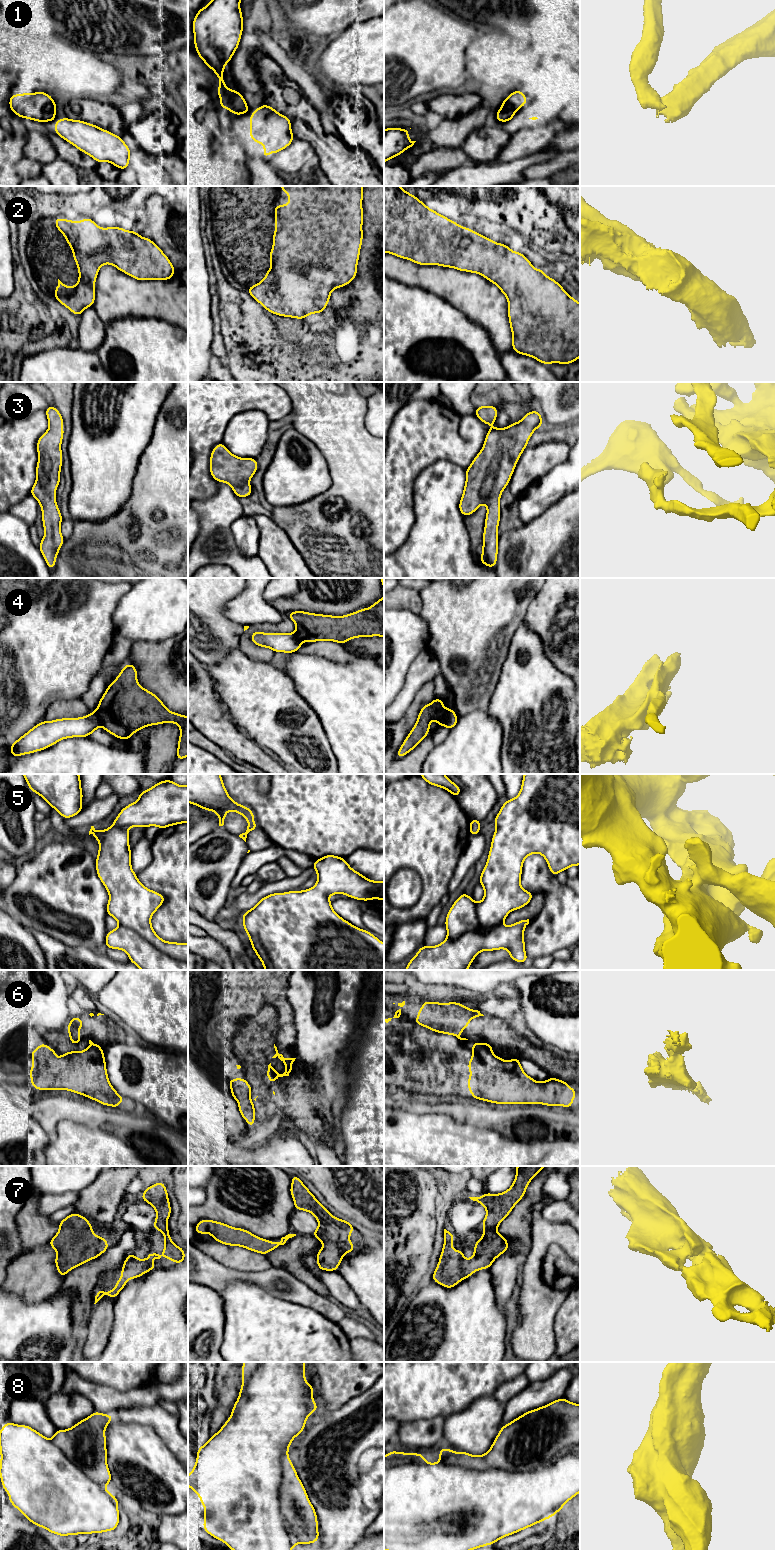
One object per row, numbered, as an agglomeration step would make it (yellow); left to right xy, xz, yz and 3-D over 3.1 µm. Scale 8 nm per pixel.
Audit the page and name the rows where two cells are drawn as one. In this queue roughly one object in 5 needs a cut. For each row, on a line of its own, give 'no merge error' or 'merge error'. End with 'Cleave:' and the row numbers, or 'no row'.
1: merge error
2: no merge error
3: no merge error
4: merge error
5: no merge error
6: merge error
7: no merge error
8: merge error
Cleave: 1, 4, 6, 8

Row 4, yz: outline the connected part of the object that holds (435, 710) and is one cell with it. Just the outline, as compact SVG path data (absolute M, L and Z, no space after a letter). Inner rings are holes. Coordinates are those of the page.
M435 698L430 704L424 705L419 712L415 726L399 748L397 758L400 759L412 751L428 735L430 721L435 720L439 724L445 711L443 700L439 698Z

